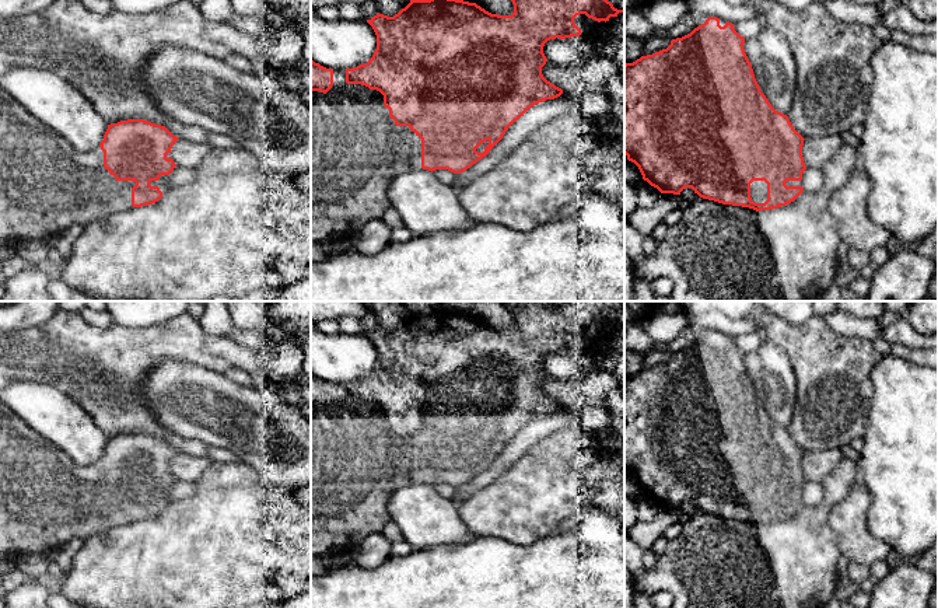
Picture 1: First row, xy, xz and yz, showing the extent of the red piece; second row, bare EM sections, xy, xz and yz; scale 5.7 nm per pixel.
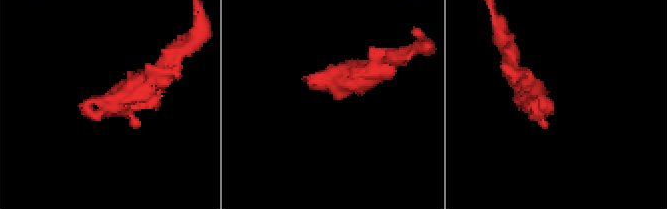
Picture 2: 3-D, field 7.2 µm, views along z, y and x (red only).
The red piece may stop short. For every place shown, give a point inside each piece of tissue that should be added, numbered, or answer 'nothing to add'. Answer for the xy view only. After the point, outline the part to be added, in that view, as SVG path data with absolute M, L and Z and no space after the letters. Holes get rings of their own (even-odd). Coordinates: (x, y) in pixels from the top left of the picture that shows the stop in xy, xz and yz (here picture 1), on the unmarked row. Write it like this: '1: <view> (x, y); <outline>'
1: xy (45, 499); M0 401L0 556L20 558L50 555L70 539L83 539L132 523L134 495L116 495L104 482L104 465L77 465L50 443L41 444L39 434Z

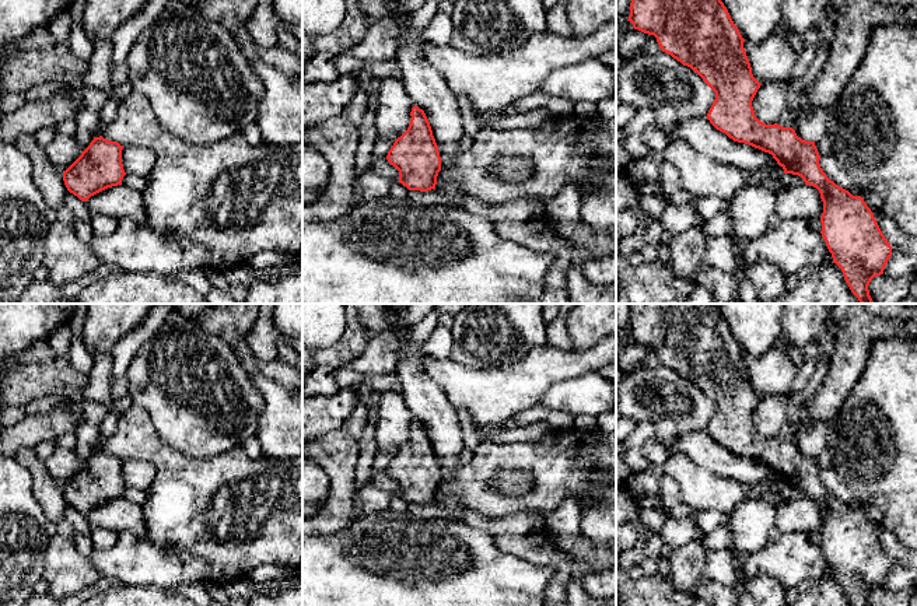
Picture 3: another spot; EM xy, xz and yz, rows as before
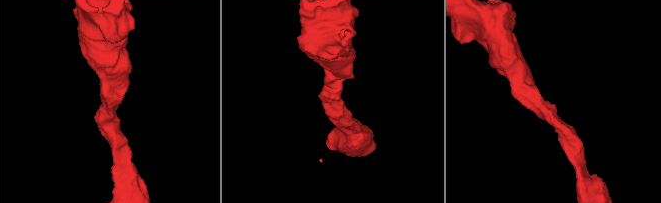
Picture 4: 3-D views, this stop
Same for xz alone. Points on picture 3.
nothing to add

